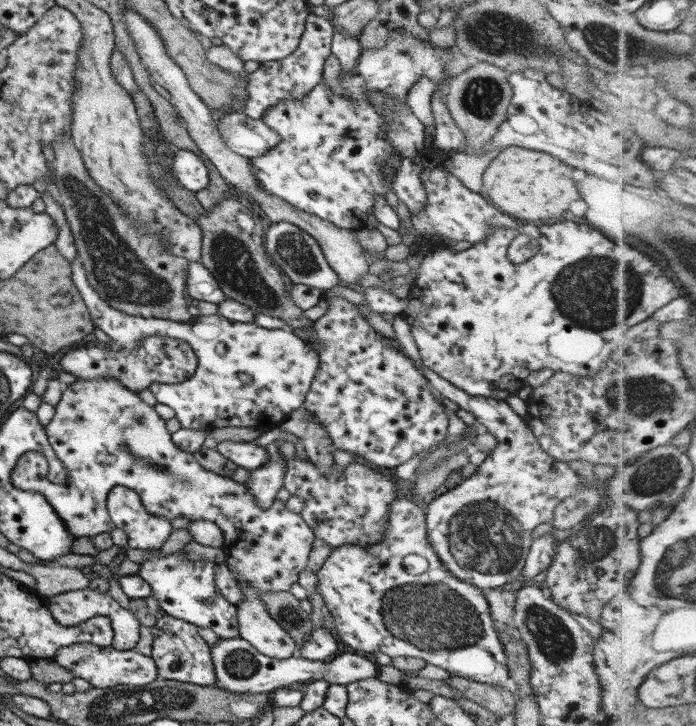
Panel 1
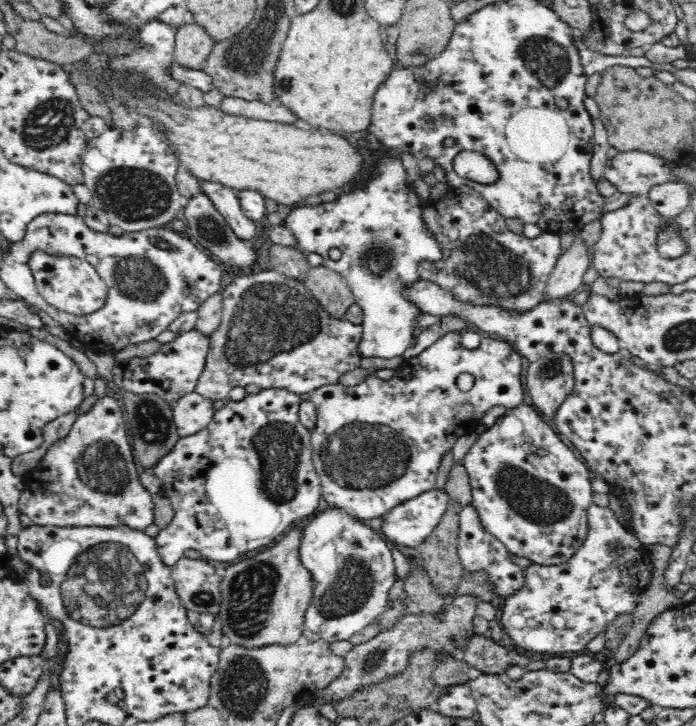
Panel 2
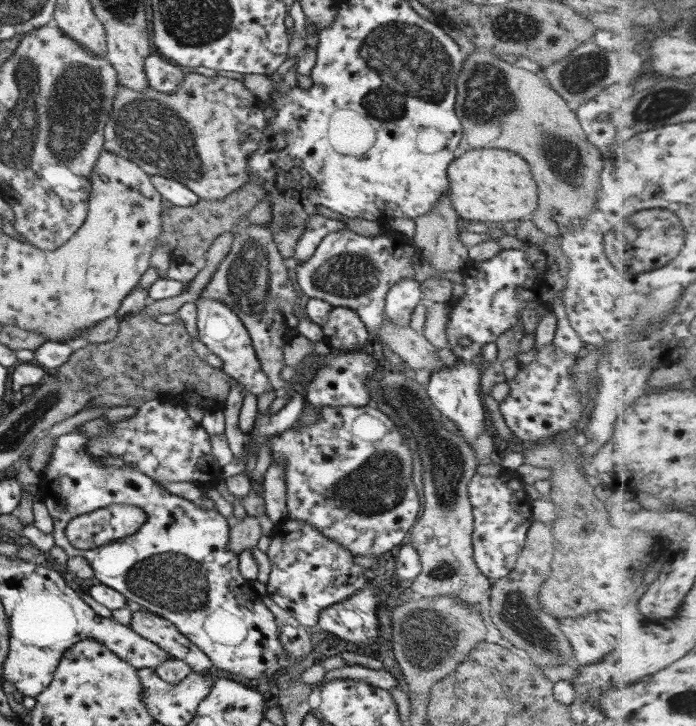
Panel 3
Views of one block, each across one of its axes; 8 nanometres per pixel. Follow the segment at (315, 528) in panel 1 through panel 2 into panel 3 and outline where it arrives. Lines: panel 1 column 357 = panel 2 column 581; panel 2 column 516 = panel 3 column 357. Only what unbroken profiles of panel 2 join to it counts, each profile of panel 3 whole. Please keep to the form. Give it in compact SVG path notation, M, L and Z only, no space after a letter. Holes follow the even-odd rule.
M368 404L366 406L344 406L337 407L317 407L319 417L316 422L305 427L296 427L273 435L270 439L270 450L272 451L272 462L284 461L284 475L286 475L286 503L287 515L296 521L308 521L324 535L328 540L336 540L353 556L366 556L369 554L381 555L394 546L402 545L407 539L410 528L416 523L418 512L420 512L420 498L413 484L413 453L406 446L402 433L396 428L392 419L388 418L377 409L376 406Z

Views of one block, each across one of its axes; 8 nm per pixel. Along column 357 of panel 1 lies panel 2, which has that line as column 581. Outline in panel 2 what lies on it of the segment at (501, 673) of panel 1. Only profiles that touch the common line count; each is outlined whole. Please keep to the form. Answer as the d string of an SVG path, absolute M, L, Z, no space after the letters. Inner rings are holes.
M592 504L587 513L587 520L587 537L566 562L552 566L536 563L526 566L525 586L517 591L514 597L503 601L503 628L512 642L526 651L532 650L552 656L580 654L586 644L599 632L605 632L608 623L619 614L631 614L636 603L640 602L642 592L652 584L653 564L650 555L634 532L626 530L609 507Z

